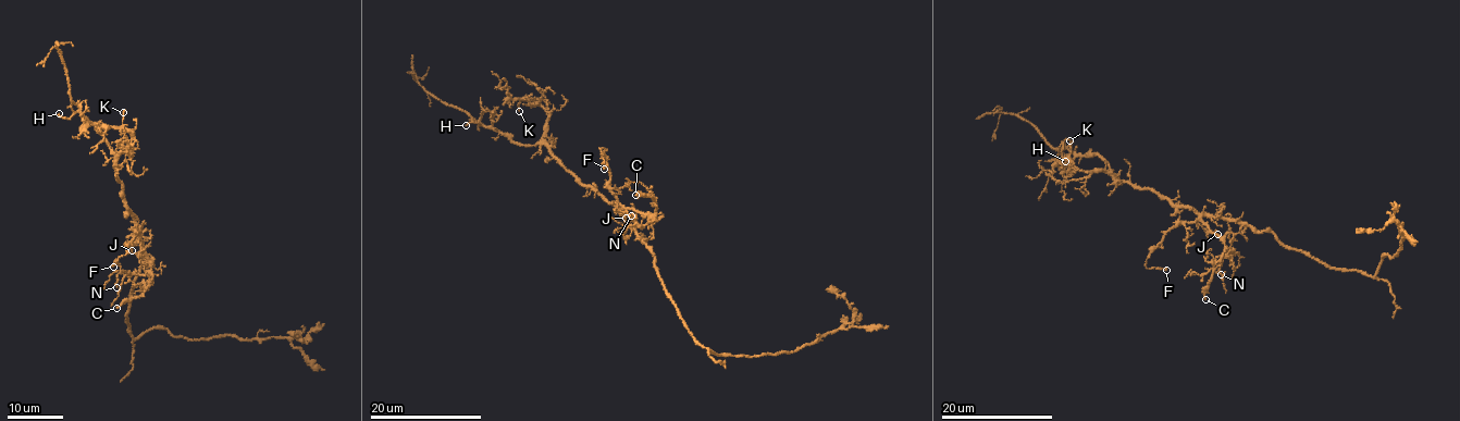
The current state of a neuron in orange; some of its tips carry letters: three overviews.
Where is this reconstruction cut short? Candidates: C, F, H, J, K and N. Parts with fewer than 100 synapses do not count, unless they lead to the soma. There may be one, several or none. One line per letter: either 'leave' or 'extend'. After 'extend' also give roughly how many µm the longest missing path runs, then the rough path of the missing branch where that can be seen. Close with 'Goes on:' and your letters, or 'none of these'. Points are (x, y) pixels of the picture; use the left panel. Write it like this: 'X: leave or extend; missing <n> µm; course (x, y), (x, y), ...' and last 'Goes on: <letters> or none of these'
C: leave
F: leave
H: leave
J: leave
K: leave
N: leave
Goes on: none of these

